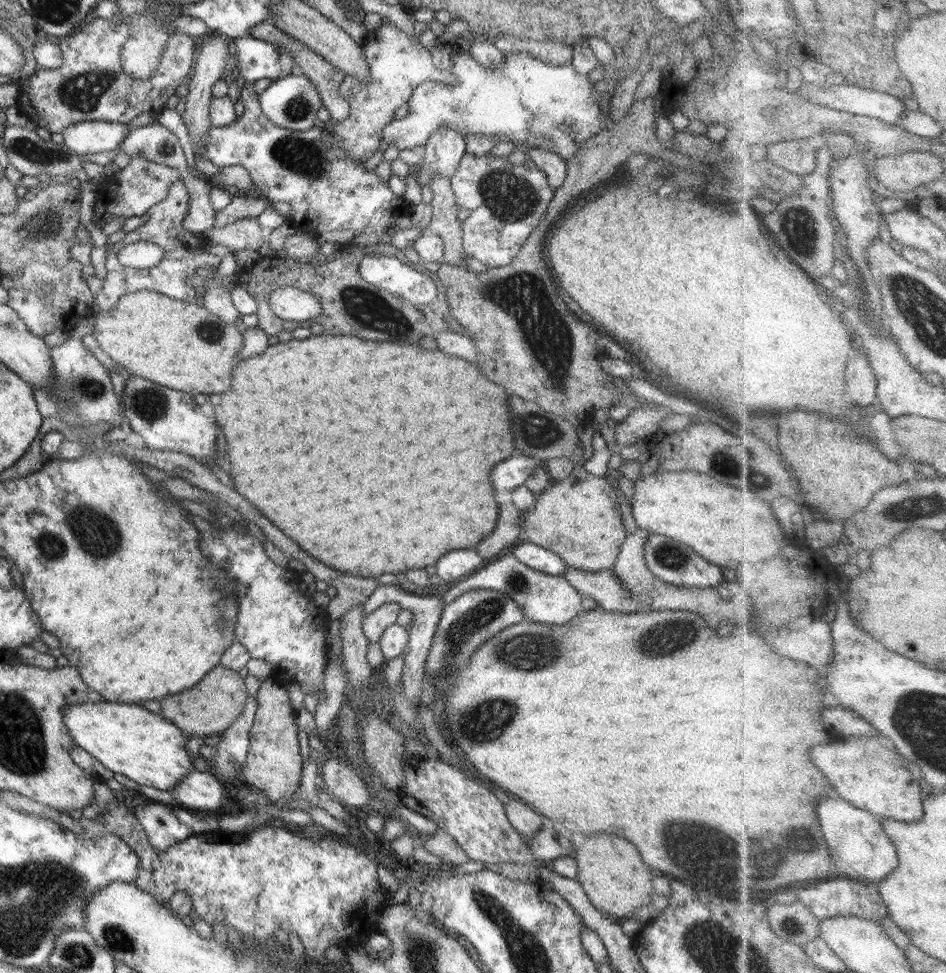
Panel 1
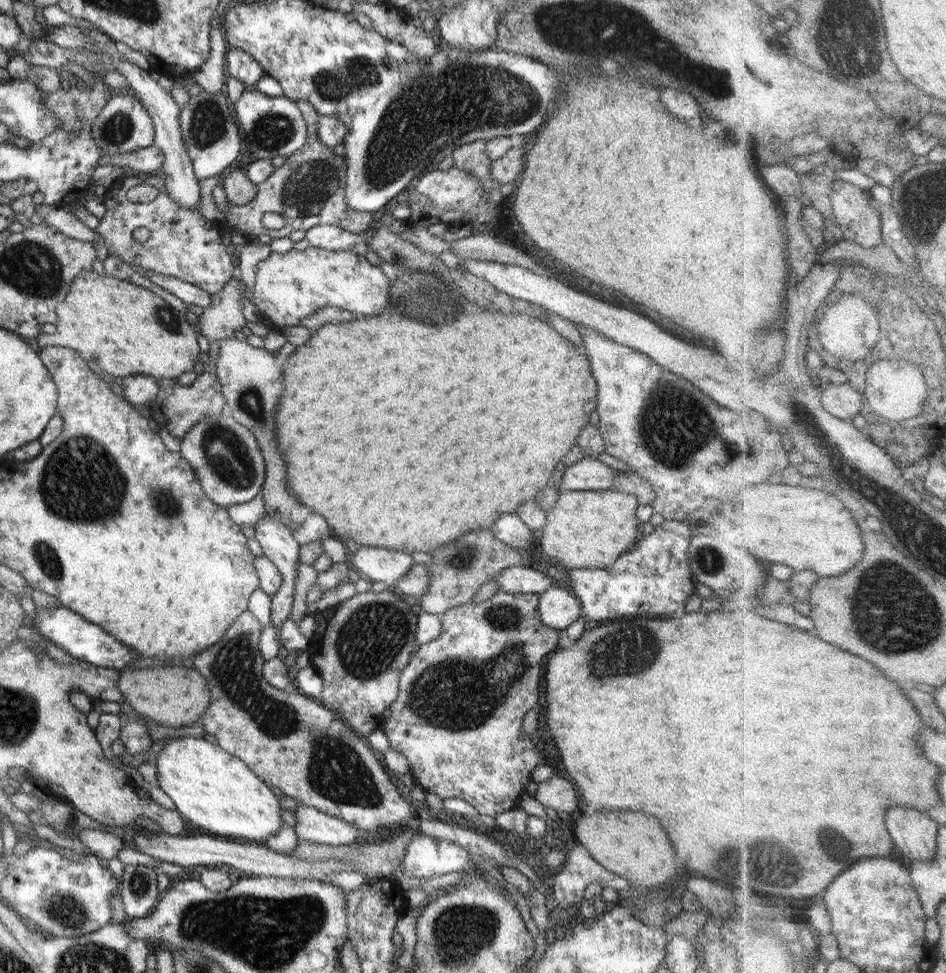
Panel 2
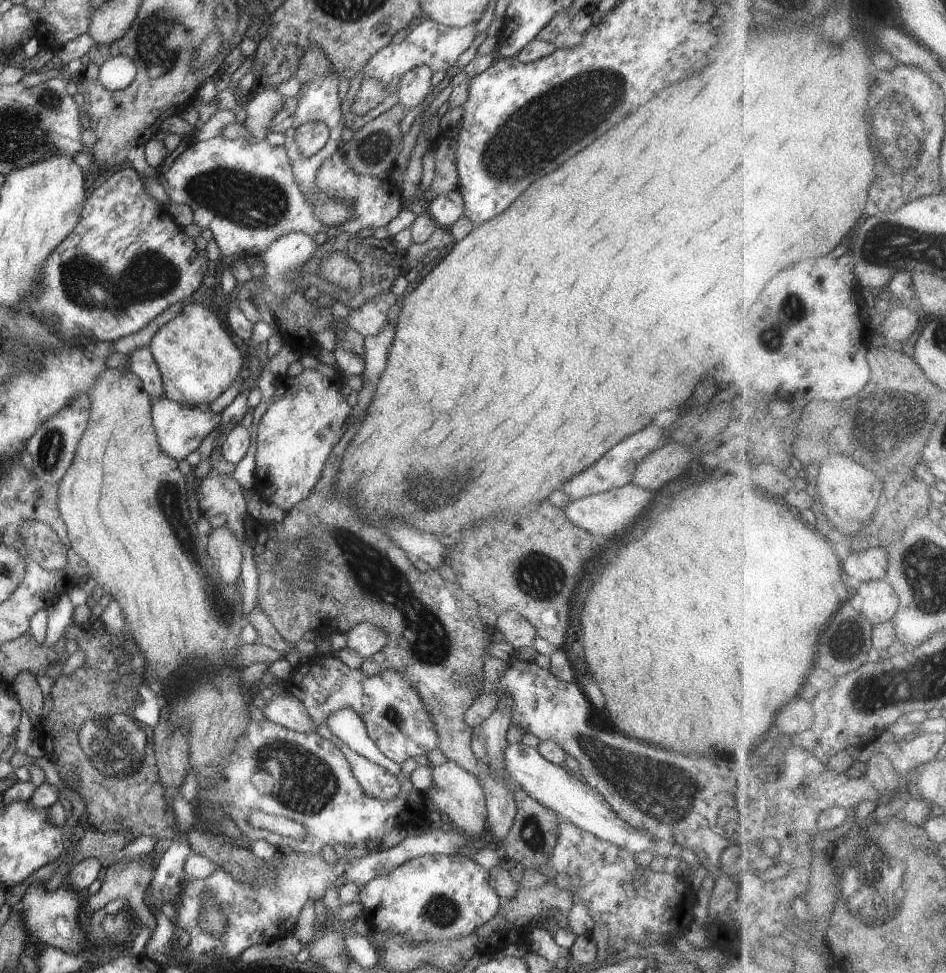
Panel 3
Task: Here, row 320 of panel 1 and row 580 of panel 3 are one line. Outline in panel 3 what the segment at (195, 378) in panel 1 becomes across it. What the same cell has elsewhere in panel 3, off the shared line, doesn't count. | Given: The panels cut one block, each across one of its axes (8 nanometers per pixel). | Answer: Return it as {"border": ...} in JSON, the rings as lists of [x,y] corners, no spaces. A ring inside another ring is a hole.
{"border":[[[128,367],[109,368],[104,370],[102,374],[98,374],[96,378],[96,384],[88,390],[88,398],[90,400],[90,416],[88,416],[88,425],[84,434],[80,436],[82,440],[78,442],[78,448],[76,448],[76,454],[74,454],[74,460],[68,468],[68,472],[64,474],[64,478],[60,480],[58,488],[58,512],[64,524],[66,524],[68,530],[68,539],[72,546],[72,549],[77,553],[90,569],[89,576],[98,583],[105,595],[110,594],[112,598],[116,598],[116,602],[122,606],[122,612],[124,612],[124,618],[130,626],[130,632],[127,634],[131,640],[134,640],[134,644],[138,646],[138,652],[144,657],[144,664],[146,671],[140,678],[140,685],[146,685],[156,693],[164,694],[170,702],[168,702],[168,712],[170,712],[170,720],[178,722],[180,726],[184,726],[188,730],[188,742],[190,742],[190,762],[189,766],[192,767],[192,772],[196,774],[198,778],[198,787],[200,789],[199,797],[196,799],[195,804],[197,809],[200,810],[200,822],[204,826],[214,826],[213,831],[220,830],[216,828],[215,822],[218,822],[220,815],[216,808],[206,800],[206,794],[208,794],[208,788],[210,782],[212,782],[212,776],[216,776],[224,766],[228,766],[228,762],[232,760],[232,754],[236,750],[236,744],[238,740],[244,736],[246,732],[246,726],[250,724],[252,719],[252,713],[250,712],[250,704],[260,703],[260,701],[252,702],[252,696],[250,696],[249,690],[242,688],[242,682],[240,682],[240,676],[242,671],[232,668],[228,662],[226,662],[226,654],[232,654],[236,652],[236,648],[240,648],[240,633],[242,627],[247,623],[248,616],[245,617],[242,614],[243,598],[241,594],[238,594],[236,586],[230,586],[230,584],[224,584],[218,576],[218,568],[212,564],[211,557],[208,556],[206,542],[207,538],[198,534],[196,529],[196,523],[192,521],[190,517],[190,508],[188,508],[187,502],[187,489],[186,485],[188,478],[182,475],[178,468],[178,464],[174,458],[170,458],[168,454],[164,454],[158,446],[156,432],[154,432],[154,426],[152,424],[152,403],[150,396],[143,390],[142,382],[140,378],[135,376]],[[188,658],[192,658],[194,662],[198,662],[202,668],[206,668],[206,674],[202,678],[196,678],[194,686],[190,686],[188,692],[180,692],[176,694],[172,690],[172,678],[176,674],[176,670],[180,670],[180,666],[188,664]]]}

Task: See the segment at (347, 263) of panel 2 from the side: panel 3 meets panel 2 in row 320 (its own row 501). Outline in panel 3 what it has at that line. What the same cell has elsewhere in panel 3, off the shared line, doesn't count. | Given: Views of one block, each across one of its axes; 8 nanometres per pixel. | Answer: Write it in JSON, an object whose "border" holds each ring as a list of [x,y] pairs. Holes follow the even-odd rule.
{"border":[[[319,361],[312,370],[304,369],[301,375],[285,376],[276,383],[272,403],[264,412],[256,430],[256,470],[252,490],[256,491],[257,498],[261,501],[277,504],[286,514],[312,494],[316,482],[322,478],[334,445],[339,442],[353,420],[352,407],[341,392],[344,382],[344,375],[338,369],[330,368]]]}

